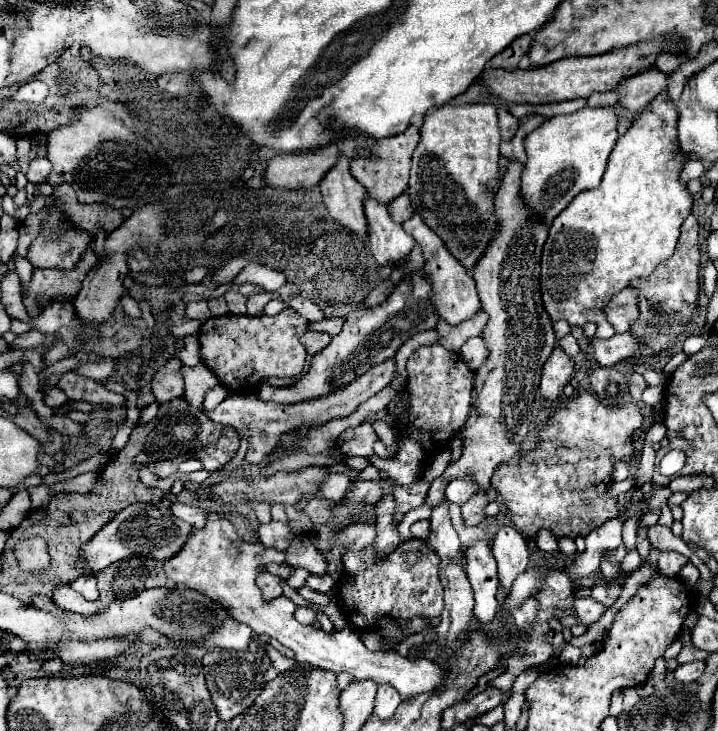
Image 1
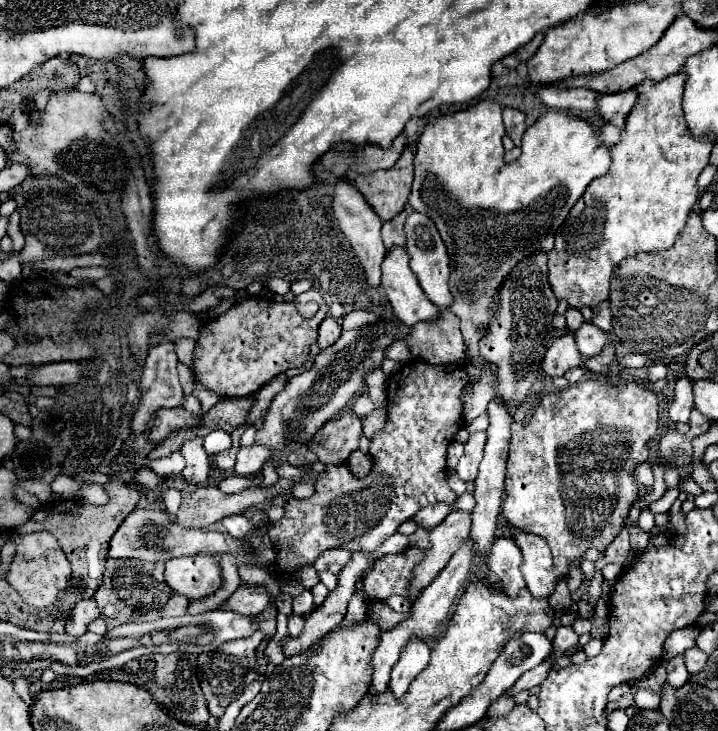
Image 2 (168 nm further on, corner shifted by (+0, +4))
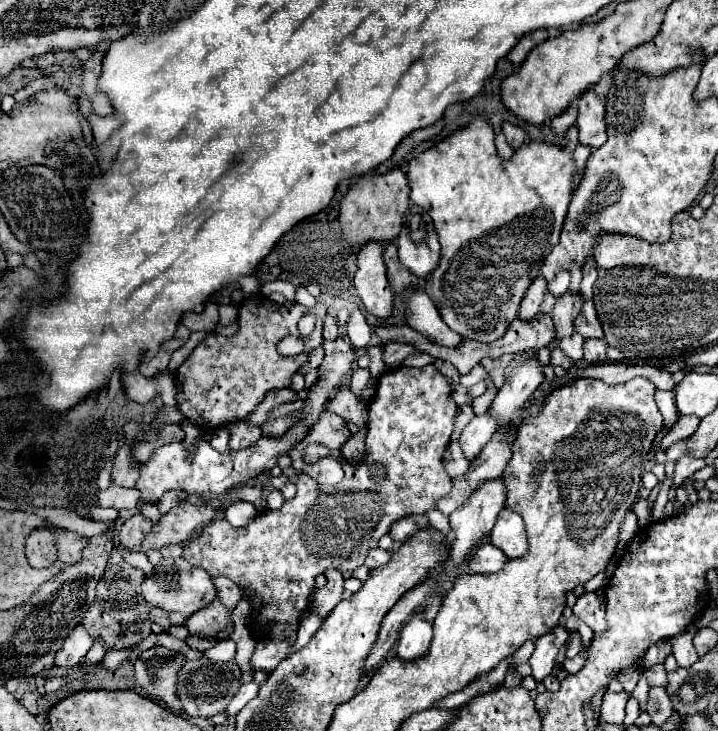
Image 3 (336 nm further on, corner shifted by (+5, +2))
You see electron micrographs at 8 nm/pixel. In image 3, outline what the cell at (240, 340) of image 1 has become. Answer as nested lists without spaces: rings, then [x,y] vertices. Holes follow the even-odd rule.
[[[263,294],[245,298],[239,306],[239,332],[233,338],[209,334],[175,372],[177,410],[183,412],[187,420],[197,422],[203,434],[209,434],[223,424],[245,420],[263,402],[267,392],[275,388],[289,388],[293,374],[303,366],[309,352],[322,345],[325,312],[327,308],[321,302],[317,302],[315,308],[307,308],[303,304],[279,306]],[[305,314],[315,314],[317,324],[311,336],[303,338],[303,354],[295,358],[283,358],[279,354],[273,356],[273,348],[281,338],[287,334],[299,336],[297,322]]]

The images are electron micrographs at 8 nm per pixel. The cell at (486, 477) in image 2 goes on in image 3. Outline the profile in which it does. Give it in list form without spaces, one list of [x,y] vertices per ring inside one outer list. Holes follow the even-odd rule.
[[[537,356],[527,358],[523,364],[511,370],[509,378],[505,380],[503,388],[499,390],[495,402],[491,404],[489,412],[501,420],[501,424],[513,422],[517,412],[521,412],[523,404],[533,398],[535,390],[545,382],[543,366]]]

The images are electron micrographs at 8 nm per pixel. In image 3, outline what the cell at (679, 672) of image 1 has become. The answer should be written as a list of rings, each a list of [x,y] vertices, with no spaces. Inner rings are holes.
[[[685,630],[683,634],[677,634],[675,638],[671,638],[671,644],[673,644],[673,656],[677,660],[679,666],[683,668],[689,668],[691,664],[695,664],[699,660],[695,648],[693,648],[693,630]]]

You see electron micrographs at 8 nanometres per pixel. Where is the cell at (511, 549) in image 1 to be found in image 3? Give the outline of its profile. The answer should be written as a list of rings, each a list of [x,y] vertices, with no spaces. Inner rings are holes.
[[[491,542],[477,546],[475,552],[469,556],[471,572],[481,572],[481,574],[499,572],[505,562],[507,562],[507,556],[499,548],[495,548]]]

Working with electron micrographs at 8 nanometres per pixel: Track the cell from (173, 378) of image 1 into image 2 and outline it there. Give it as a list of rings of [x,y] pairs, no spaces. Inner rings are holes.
[[[178,364],[178,374],[180,374],[180,384],[182,384],[182,390],[184,394],[190,394],[192,388],[194,388],[194,374],[188,366],[184,364]]]

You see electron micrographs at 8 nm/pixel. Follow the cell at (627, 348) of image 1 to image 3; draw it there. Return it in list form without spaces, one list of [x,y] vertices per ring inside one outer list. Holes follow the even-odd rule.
[[[571,334],[571,338],[561,338],[561,340],[555,340],[555,342],[549,342],[549,350],[553,348],[561,348],[569,358],[573,360],[581,360],[583,358],[583,336],[581,334]]]

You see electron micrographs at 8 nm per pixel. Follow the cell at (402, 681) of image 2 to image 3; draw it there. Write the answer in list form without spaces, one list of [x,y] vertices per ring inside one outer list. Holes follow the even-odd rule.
[[[417,612],[415,616],[411,616],[411,620],[403,626],[401,634],[399,634],[399,646],[397,646],[397,654],[403,660],[415,660],[421,658],[429,644],[431,644],[431,636],[433,636],[433,624],[425,618],[423,612]]]

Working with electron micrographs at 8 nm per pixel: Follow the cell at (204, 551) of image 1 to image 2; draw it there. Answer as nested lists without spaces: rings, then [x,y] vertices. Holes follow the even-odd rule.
[[[194,554],[172,558],[166,562],[164,580],[172,590],[184,594],[188,600],[210,596],[224,582],[216,554]]]

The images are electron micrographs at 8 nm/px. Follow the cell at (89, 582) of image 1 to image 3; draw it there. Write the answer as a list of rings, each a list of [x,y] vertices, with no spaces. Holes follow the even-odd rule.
[[[77,626],[73,630],[73,634],[65,640],[63,648],[57,652],[54,665],[60,667],[79,666],[83,656],[89,652],[91,644],[93,642],[91,642],[87,630],[83,626]]]

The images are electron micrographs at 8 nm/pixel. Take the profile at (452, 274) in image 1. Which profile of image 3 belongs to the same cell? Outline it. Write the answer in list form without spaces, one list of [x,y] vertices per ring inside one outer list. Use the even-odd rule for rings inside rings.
[[[411,204],[405,212],[403,220],[403,232],[395,240],[399,250],[399,260],[403,266],[407,266],[415,276],[427,278],[429,272],[435,270],[439,264],[439,240],[433,230],[433,220],[427,210],[421,206]]]

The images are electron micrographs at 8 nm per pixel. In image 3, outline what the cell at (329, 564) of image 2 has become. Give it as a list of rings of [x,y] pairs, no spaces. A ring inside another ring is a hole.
[[[327,570],[327,586],[317,590],[313,596],[313,606],[321,618],[327,618],[327,614],[343,600],[343,574],[339,570]]]

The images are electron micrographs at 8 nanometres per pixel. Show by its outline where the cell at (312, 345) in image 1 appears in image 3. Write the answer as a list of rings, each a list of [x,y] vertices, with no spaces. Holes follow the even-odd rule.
[[[325,316],[323,320],[323,338],[325,340],[335,340],[339,336],[339,326],[333,316]]]

